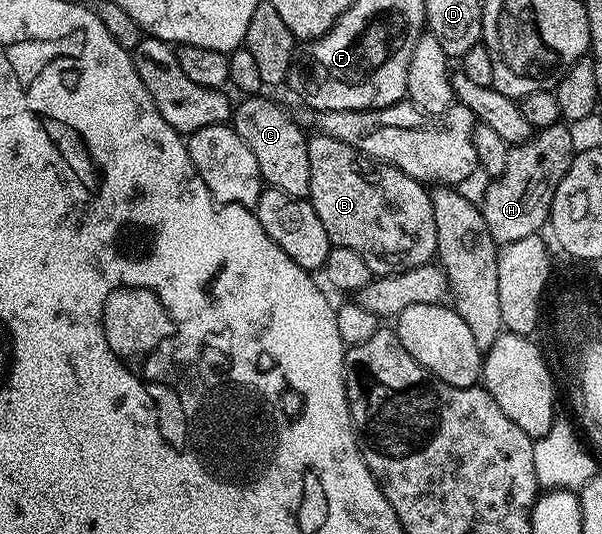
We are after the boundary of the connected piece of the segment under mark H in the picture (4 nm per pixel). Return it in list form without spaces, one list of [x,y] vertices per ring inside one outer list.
[[[563,122],[541,127],[532,138],[515,144],[506,157],[506,169],[497,179],[491,180],[482,202],[482,212],[498,244],[520,241],[522,237],[545,230],[552,213],[554,193],[574,161],[572,135],[567,129]]]

